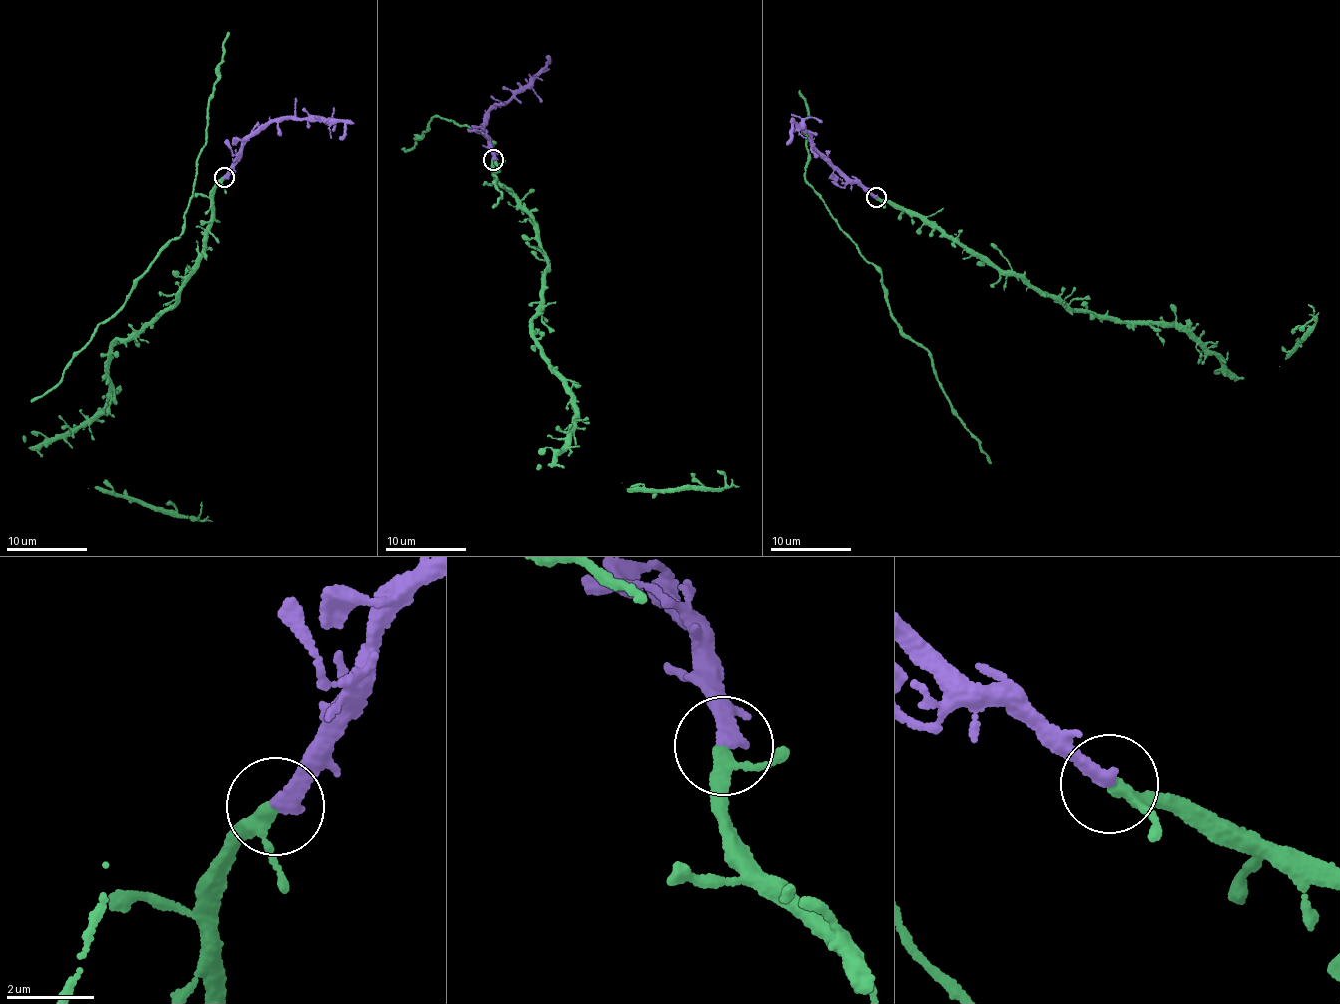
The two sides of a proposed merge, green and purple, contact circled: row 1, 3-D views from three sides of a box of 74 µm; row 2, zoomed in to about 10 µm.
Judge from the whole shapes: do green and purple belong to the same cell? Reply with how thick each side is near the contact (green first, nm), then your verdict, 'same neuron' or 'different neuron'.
calibres 260 and 320 nm; same neuron

